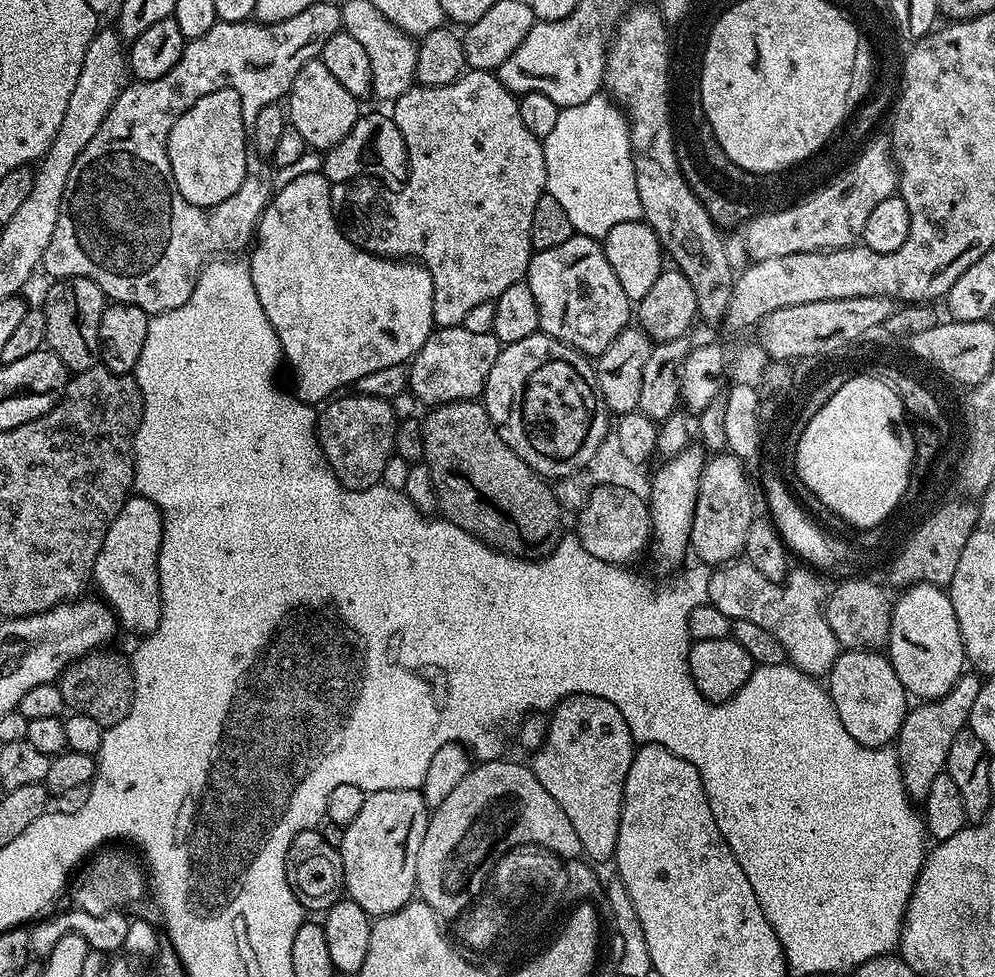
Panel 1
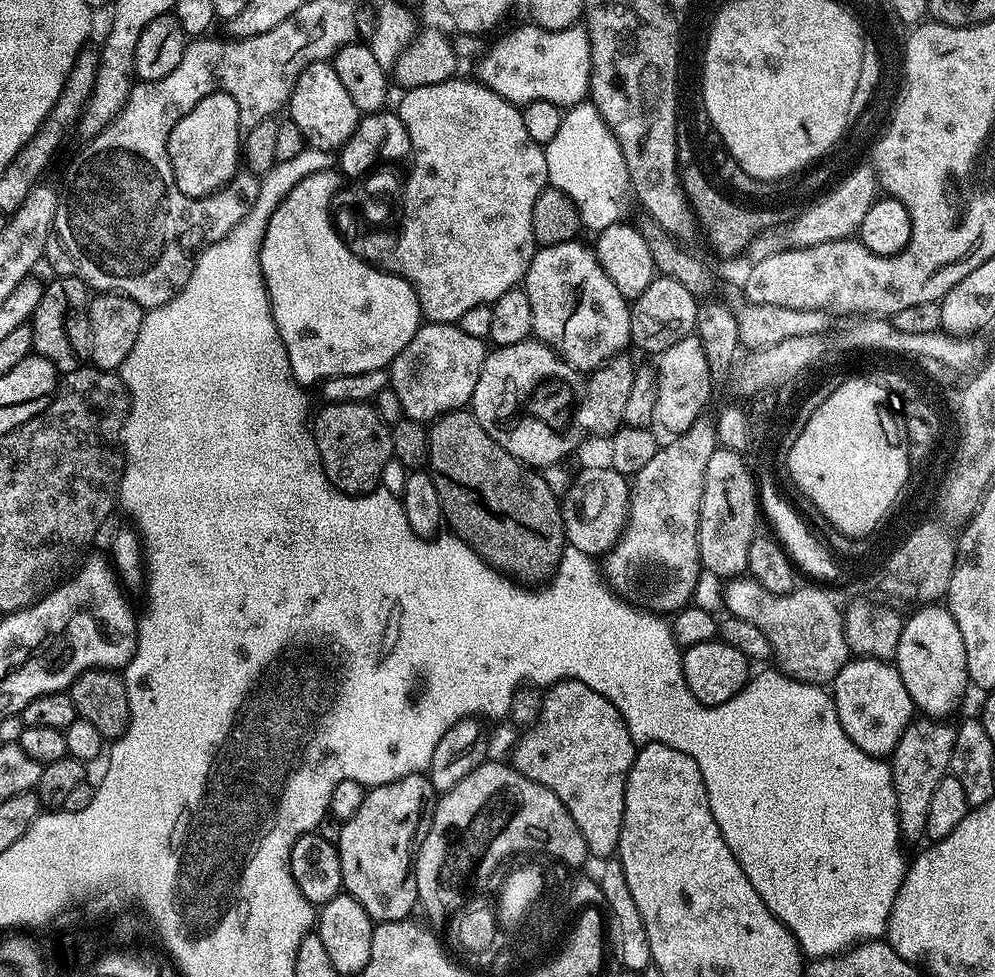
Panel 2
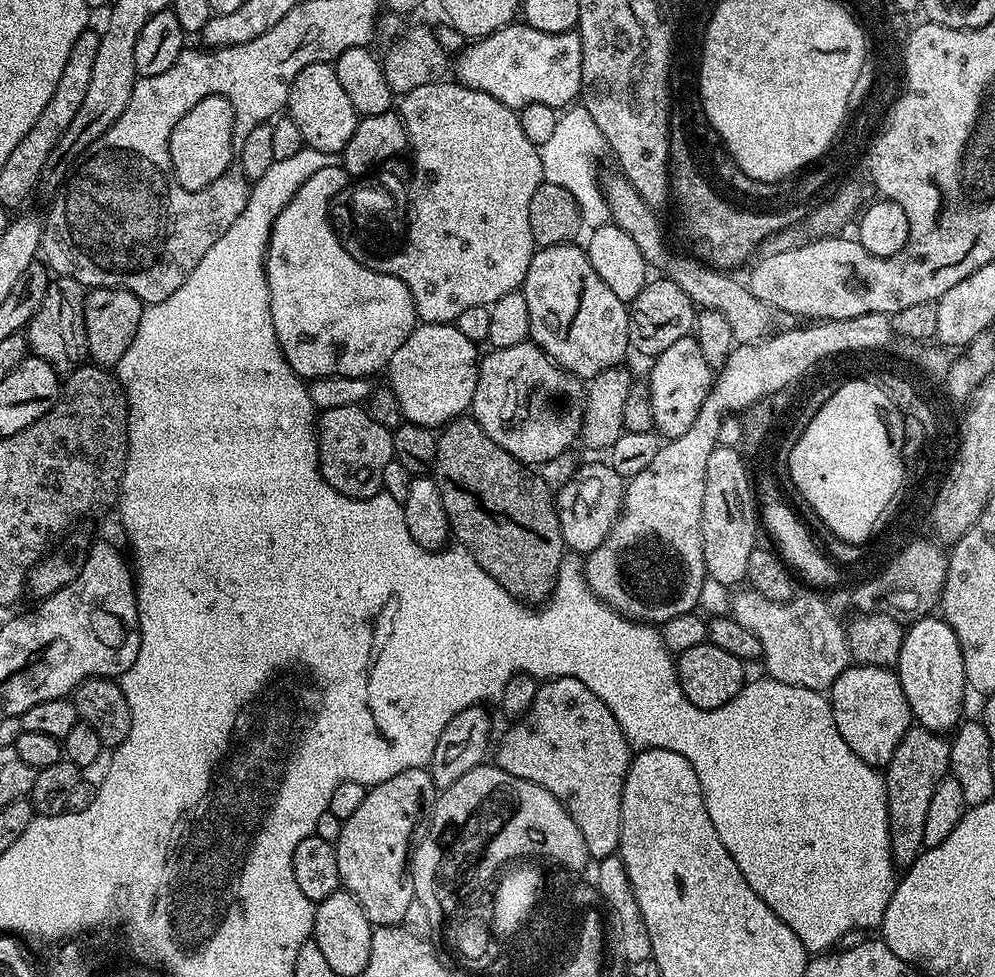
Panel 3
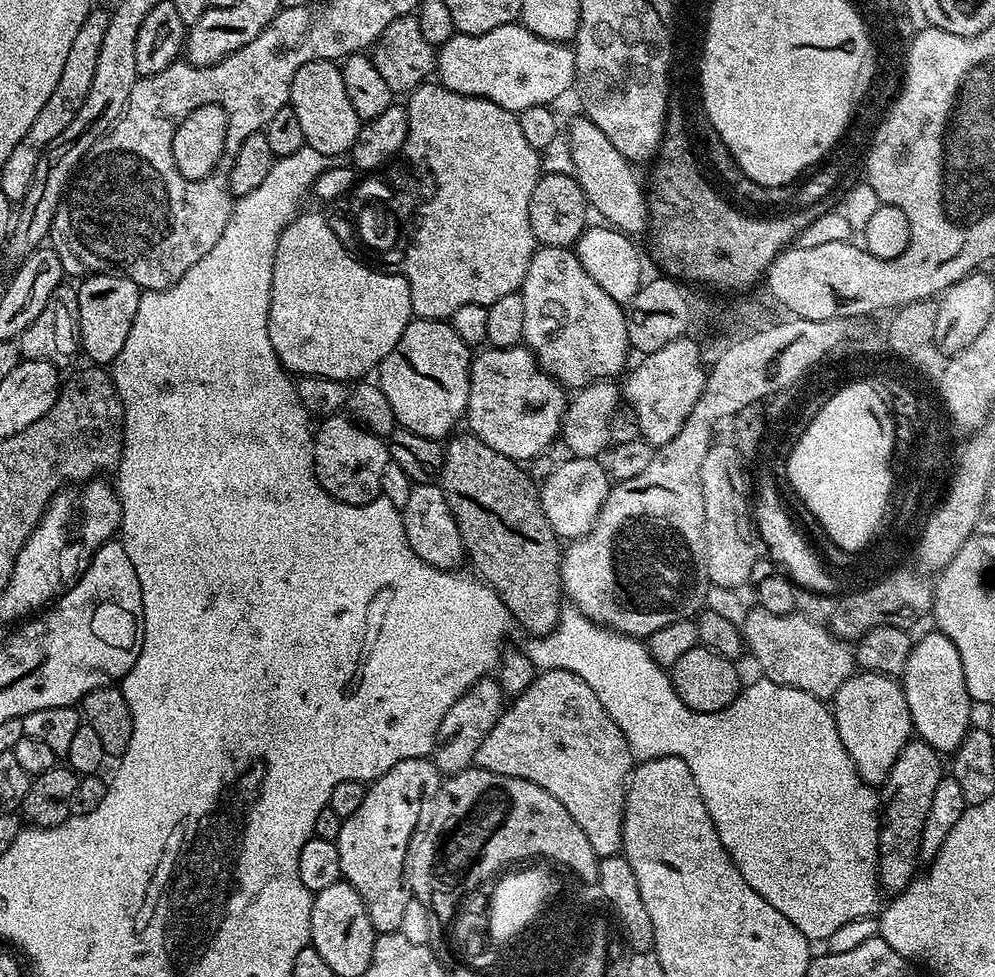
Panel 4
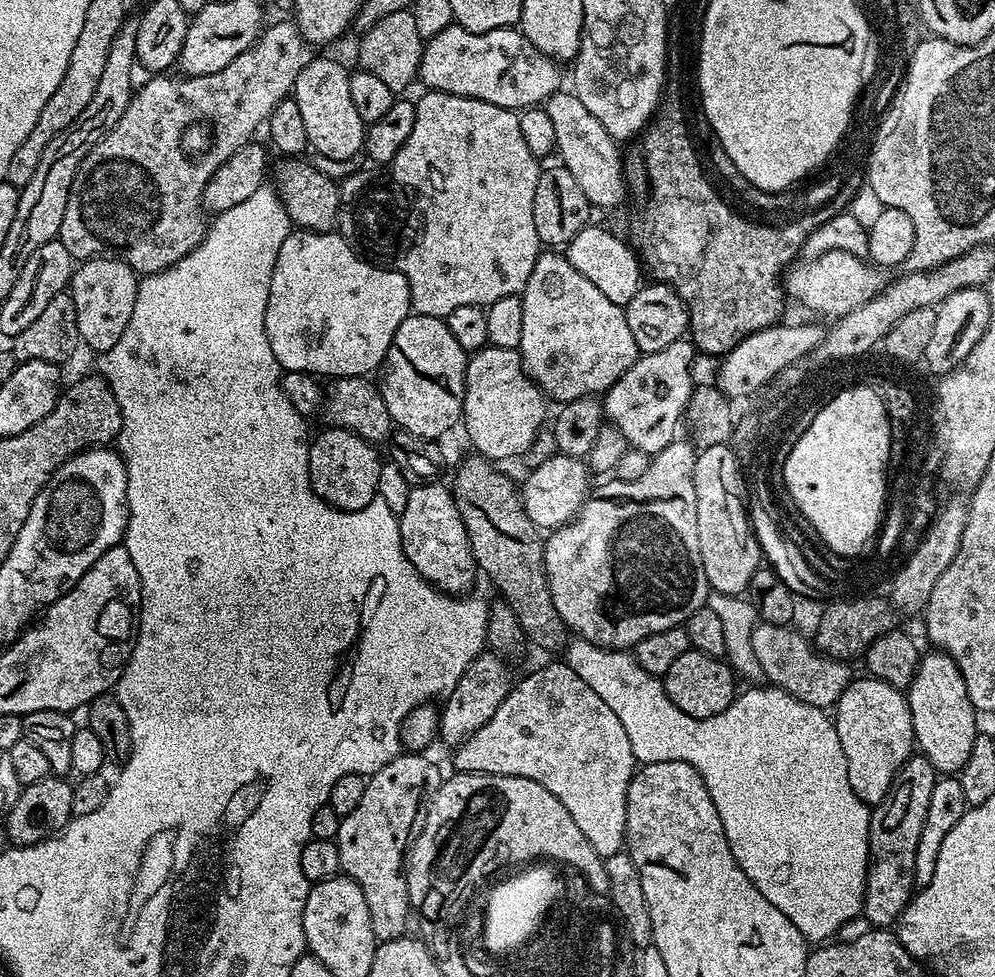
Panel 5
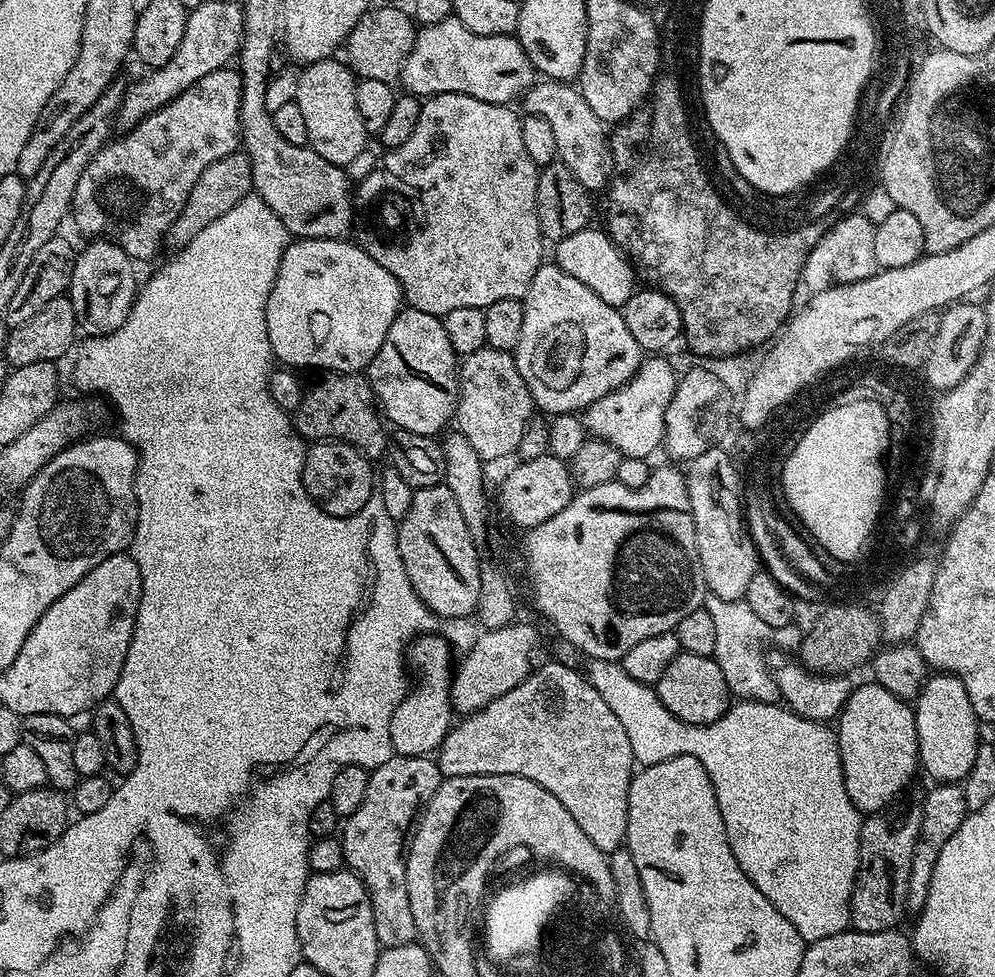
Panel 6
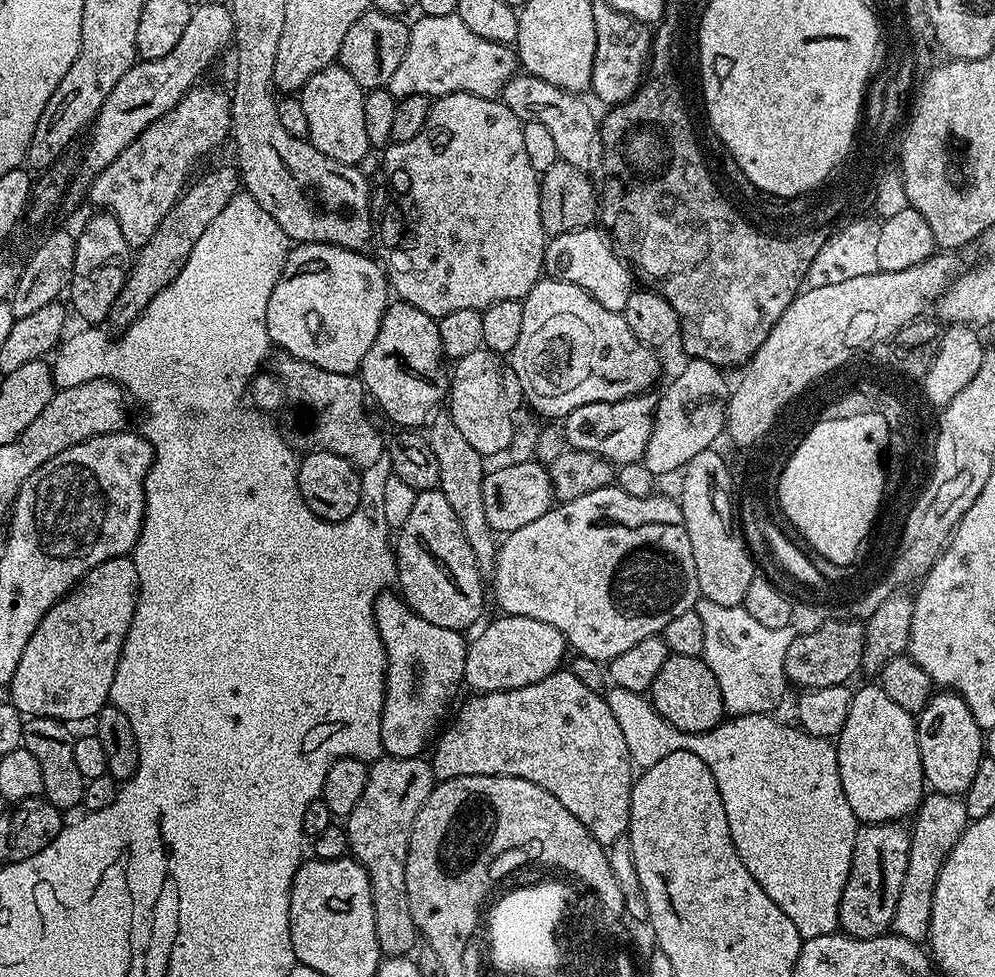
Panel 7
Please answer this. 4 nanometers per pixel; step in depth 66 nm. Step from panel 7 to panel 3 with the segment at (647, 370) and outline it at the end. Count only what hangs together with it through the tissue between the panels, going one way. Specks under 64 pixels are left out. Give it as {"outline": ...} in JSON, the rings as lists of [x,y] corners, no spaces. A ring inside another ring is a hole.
{"outline":[[[575,243],[559,244],[549,248],[537,247],[532,255],[530,270],[526,270],[526,278],[522,291],[526,298],[526,306],[530,309],[530,340],[537,344],[555,364],[565,368],[572,376],[587,382],[602,370],[615,368],[621,363],[624,355],[629,355],[628,342],[628,304],[598,278],[594,266],[590,266],[590,258],[583,247],[575,248]]]}

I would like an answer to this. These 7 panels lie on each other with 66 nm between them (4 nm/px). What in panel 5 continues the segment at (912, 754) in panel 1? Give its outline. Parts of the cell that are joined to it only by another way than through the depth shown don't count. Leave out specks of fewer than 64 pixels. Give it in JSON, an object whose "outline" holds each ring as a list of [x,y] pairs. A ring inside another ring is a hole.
{"outline":[[[913,754],[906,763],[900,768],[900,773],[896,776],[896,780],[892,784],[892,789],[884,795],[884,799],[879,804],[871,809],[872,817],[870,818],[870,834],[868,835],[868,873],[866,874],[866,890],[864,891],[864,907],[862,909],[863,919],[868,919],[869,925],[875,926],[877,929],[884,930],[889,926],[895,925],[899,921],[900,916],[904,913],[904,907],[914,895],[914,885],[916,884],[916,875],[914,874],[914,858],[918,850],[918,842],[922,834],[922,826],[926,822],[926,810],[930,806],[930,794],[934,791],[938,779],[936,768],[924,756]]]}

